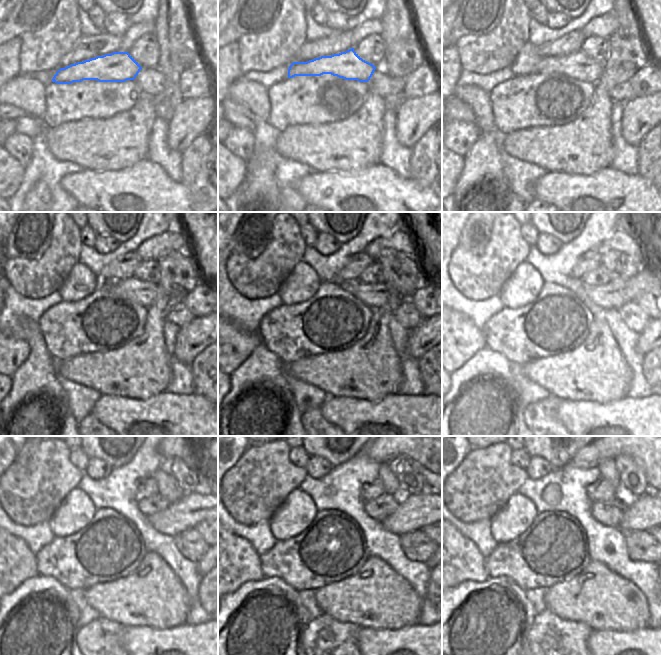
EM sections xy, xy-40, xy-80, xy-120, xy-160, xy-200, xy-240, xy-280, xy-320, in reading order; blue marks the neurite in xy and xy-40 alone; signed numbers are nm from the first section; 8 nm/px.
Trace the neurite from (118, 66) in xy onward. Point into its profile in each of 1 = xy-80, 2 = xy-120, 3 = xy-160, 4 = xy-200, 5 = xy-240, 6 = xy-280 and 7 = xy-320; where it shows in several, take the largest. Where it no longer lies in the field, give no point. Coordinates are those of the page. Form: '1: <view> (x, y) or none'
1: xy-80 (577, 65)
2: xy-120 (143, 293)
3: xy-160 (374, 296)
4: xy-200 (612, 296)
5: xy-240 (192, 509)
6: xy-280 (415, 511)
7: xy-320 (644, 512)

